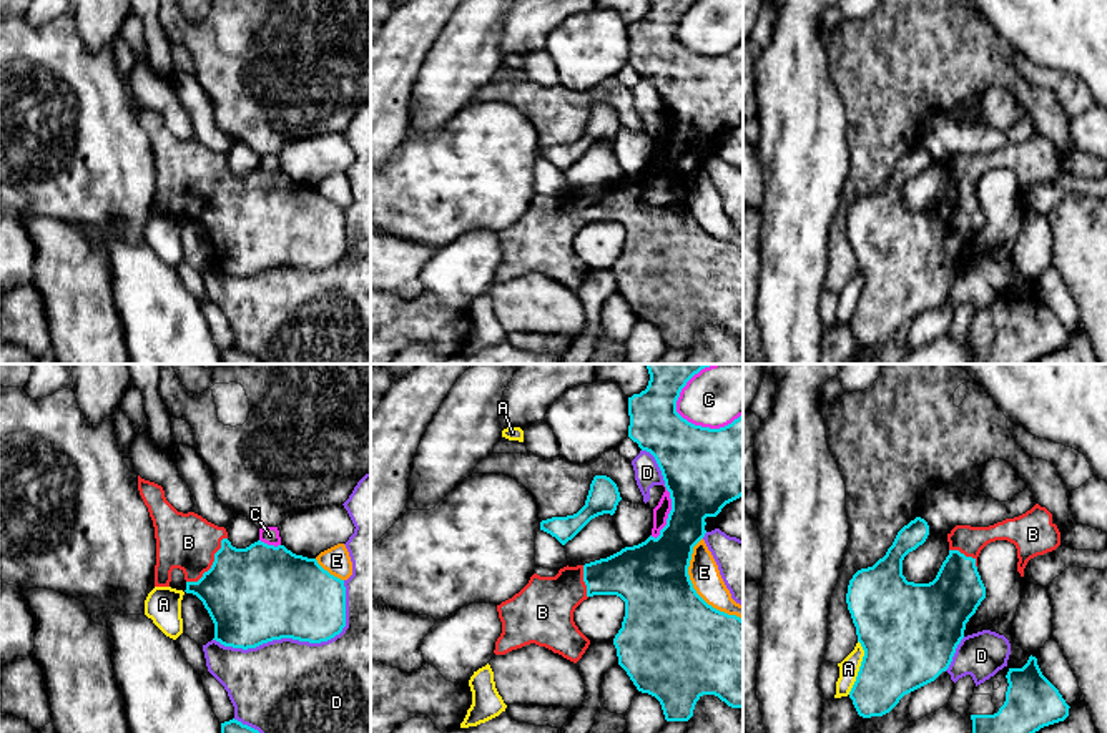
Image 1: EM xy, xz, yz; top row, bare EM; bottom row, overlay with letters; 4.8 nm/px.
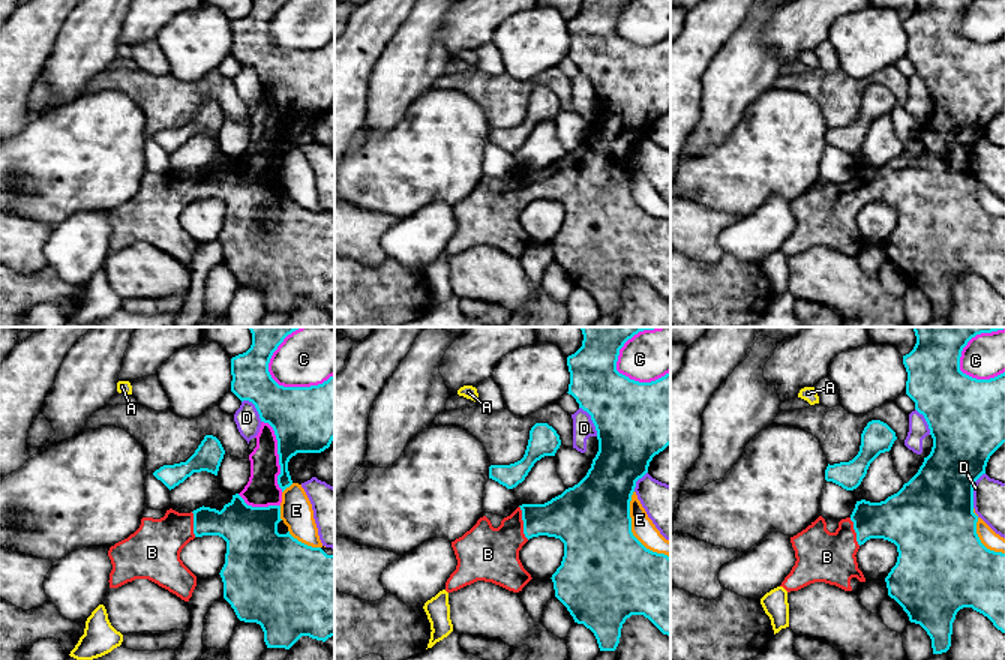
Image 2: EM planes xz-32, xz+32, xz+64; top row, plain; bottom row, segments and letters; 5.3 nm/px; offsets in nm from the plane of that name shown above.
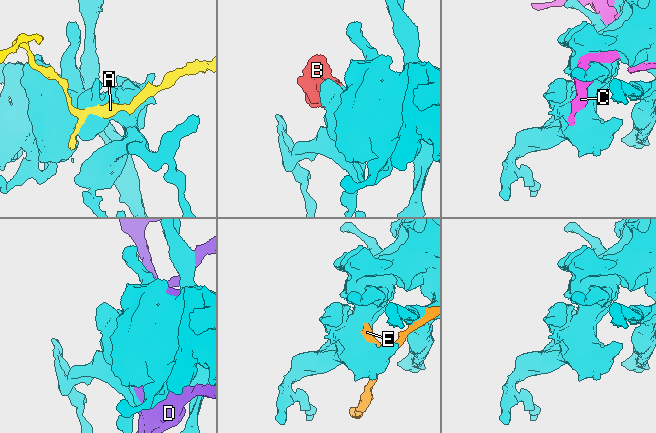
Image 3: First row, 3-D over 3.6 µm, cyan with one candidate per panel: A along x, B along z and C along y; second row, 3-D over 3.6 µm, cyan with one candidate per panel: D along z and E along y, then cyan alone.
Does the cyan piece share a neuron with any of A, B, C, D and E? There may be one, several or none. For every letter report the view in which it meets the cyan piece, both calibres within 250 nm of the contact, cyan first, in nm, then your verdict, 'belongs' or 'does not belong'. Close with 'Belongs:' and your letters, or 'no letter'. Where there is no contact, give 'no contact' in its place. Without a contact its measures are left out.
A: yz | 420/100 nm | does not belong
B: xy | 460/280 nm | belongs
C: xz | 400/280 nm | does not belong
D: xy | 420/500 nm | does not belong
E: xz | 460/150 nm | does not belong
Belongs: B

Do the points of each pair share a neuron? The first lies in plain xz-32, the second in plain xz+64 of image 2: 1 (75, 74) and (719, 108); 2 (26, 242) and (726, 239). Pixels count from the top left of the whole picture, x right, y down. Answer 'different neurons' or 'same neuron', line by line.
1: same neuron
2: different neurons

